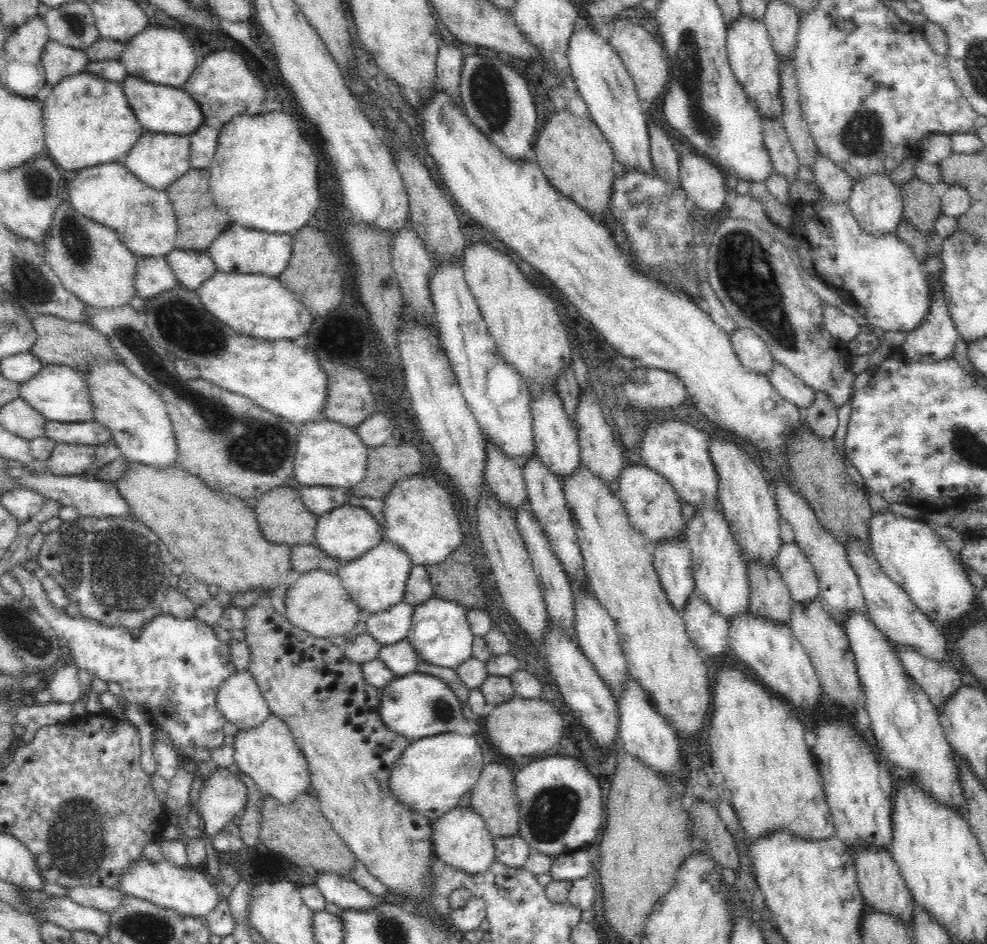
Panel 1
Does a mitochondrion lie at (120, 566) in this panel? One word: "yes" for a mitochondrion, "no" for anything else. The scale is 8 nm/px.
yes

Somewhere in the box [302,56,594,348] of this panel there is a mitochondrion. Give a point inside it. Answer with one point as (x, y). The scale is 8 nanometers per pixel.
(490, 95)

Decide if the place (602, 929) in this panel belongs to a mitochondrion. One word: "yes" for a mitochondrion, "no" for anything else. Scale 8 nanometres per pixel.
no

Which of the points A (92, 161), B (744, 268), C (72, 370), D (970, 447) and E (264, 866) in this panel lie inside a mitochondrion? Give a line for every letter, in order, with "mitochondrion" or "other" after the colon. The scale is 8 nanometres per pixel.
A: other
B: mitochondrion
C: other
D: mitochondrion
E: other

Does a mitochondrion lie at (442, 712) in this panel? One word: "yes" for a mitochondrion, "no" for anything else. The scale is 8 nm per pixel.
yes

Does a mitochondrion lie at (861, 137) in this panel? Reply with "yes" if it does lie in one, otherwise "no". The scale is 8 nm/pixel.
yes

